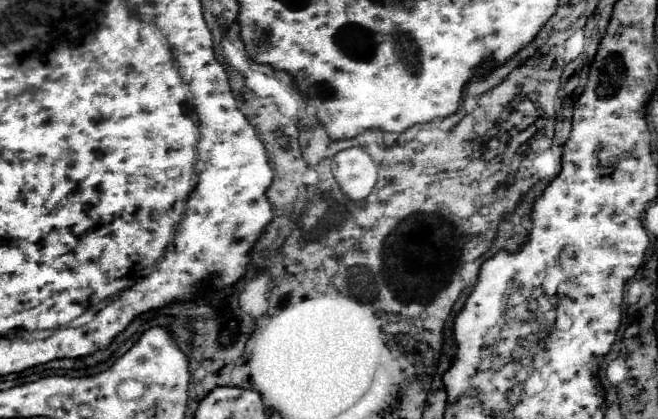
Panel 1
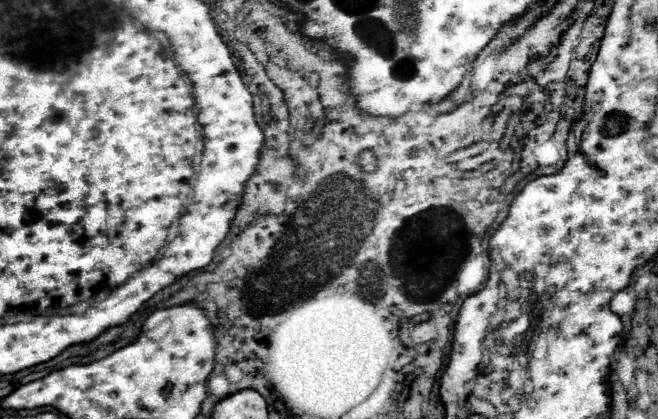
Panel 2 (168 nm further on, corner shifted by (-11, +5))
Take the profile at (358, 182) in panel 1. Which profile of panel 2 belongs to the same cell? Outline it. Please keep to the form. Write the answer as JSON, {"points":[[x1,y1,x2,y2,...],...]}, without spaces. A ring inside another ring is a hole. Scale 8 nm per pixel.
{"points":[[364,150,358,156,358,166,362,172,376,172,376,154,372,150]]}

